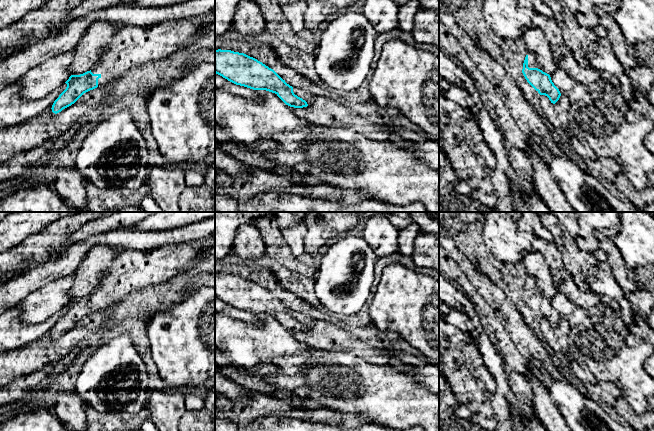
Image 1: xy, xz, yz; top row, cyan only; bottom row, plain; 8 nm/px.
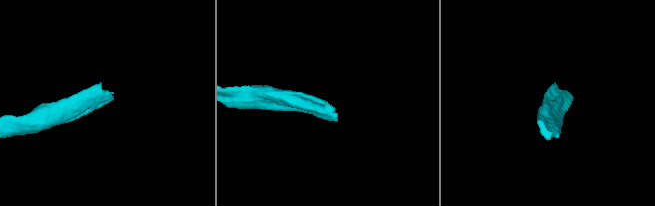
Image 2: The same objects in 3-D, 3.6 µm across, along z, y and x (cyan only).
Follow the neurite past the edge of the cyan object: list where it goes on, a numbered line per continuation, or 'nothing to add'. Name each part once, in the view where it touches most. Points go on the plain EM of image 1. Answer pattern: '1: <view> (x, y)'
1: xy (132, 269)

